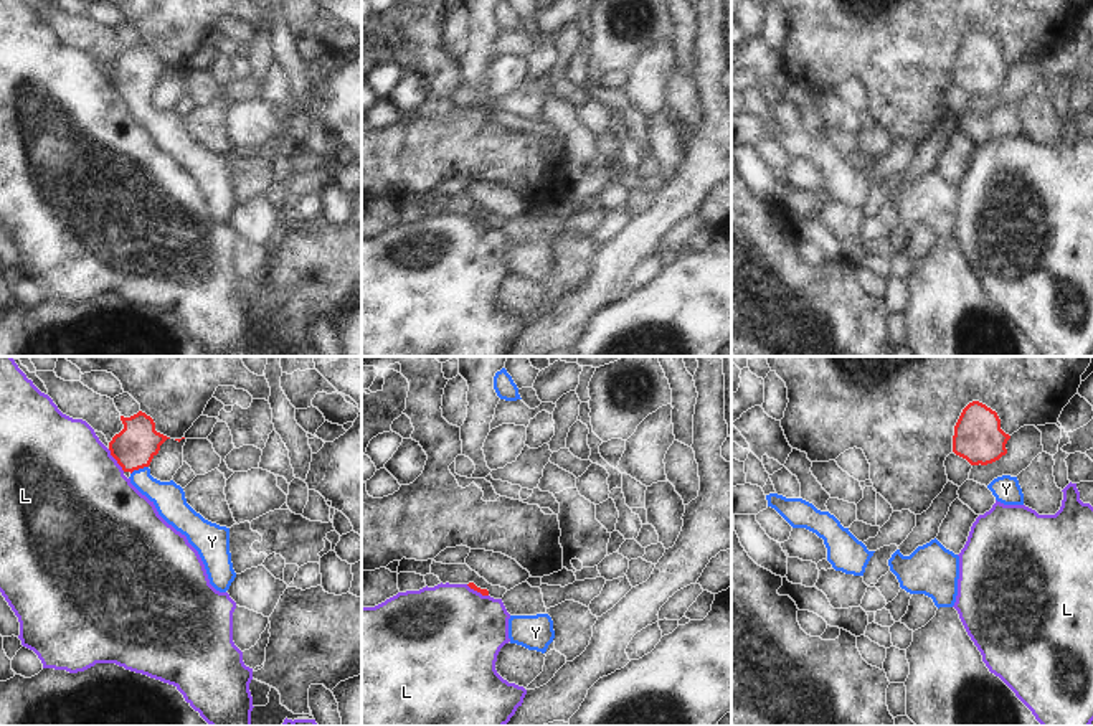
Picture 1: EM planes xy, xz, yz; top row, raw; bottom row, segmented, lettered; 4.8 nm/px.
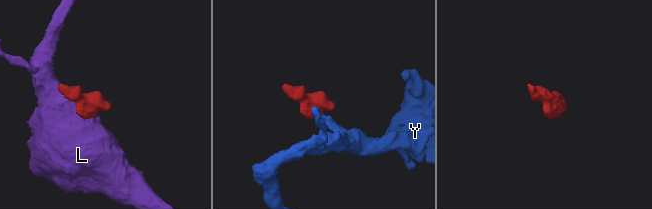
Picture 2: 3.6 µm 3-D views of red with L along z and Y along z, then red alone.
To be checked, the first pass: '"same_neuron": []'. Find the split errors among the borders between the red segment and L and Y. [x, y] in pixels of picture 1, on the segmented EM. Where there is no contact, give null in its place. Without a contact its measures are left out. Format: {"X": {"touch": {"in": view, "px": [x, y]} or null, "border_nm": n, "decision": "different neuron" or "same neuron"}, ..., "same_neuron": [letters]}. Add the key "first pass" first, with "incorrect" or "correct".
{"first pass": "incorrect", "L": {"touch": {"in": "xy", "px": [116, 459]}, "border_nm": 140, "decision": "different neuron"}, "Y": {"touch": {"in": "xy", "px": [139, 467]}, "border_nm": 100, "decision": "same neuron"}, "same_neuron": ["Y"]}

